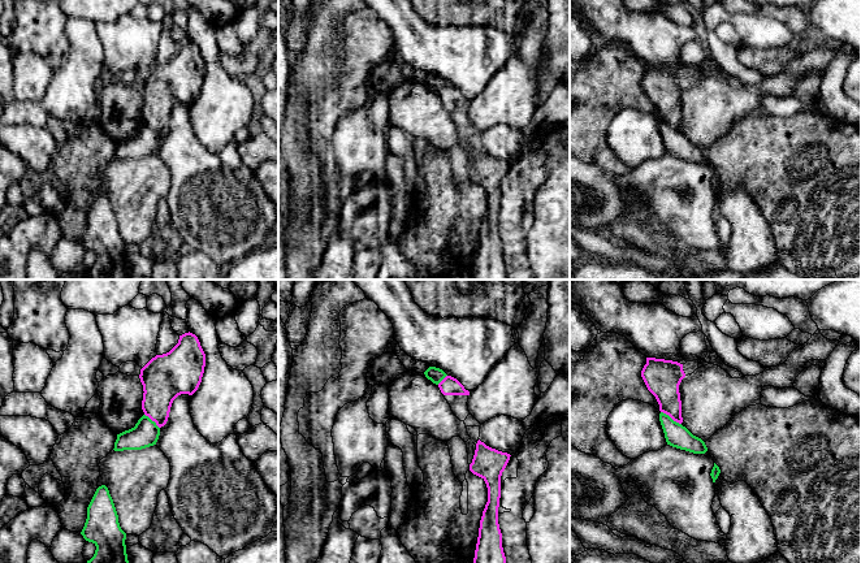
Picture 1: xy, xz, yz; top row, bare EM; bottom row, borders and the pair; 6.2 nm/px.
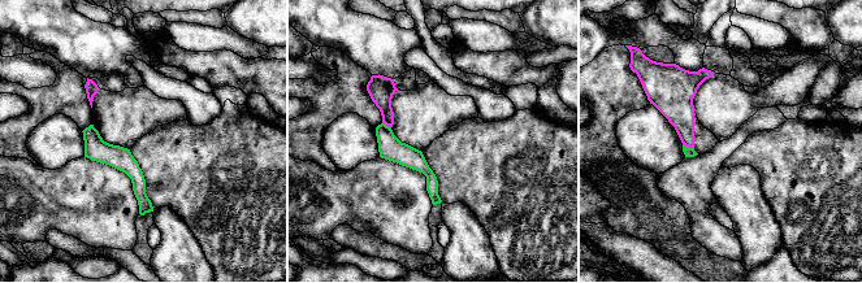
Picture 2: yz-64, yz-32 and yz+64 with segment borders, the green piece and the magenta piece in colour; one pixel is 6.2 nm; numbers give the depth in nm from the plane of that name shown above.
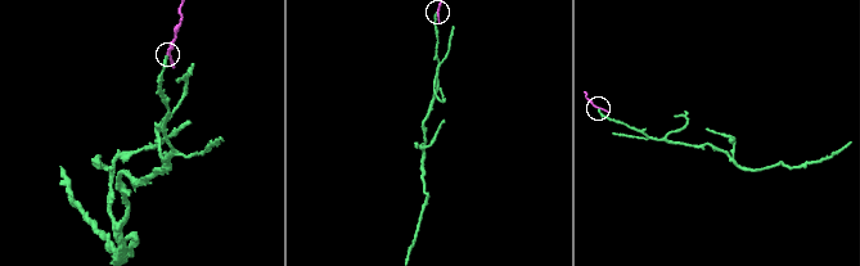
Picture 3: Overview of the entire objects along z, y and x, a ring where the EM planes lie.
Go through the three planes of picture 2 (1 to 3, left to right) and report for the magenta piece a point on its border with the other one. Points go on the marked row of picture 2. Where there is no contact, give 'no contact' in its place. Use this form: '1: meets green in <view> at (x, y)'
1: no contact
2: meets green in yz-32 at (385, 125)
3: meets green in yz+64 at (688, 147)

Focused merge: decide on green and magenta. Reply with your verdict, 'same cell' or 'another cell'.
another cell

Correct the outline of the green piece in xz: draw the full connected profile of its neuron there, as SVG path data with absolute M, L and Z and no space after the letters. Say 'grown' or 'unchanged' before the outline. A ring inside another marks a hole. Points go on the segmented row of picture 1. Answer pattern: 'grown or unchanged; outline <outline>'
unchanged; outline M429 367L424 372L424 374L428 380L430 380L436 385L438 385L447 376L442 369L436 367Z

